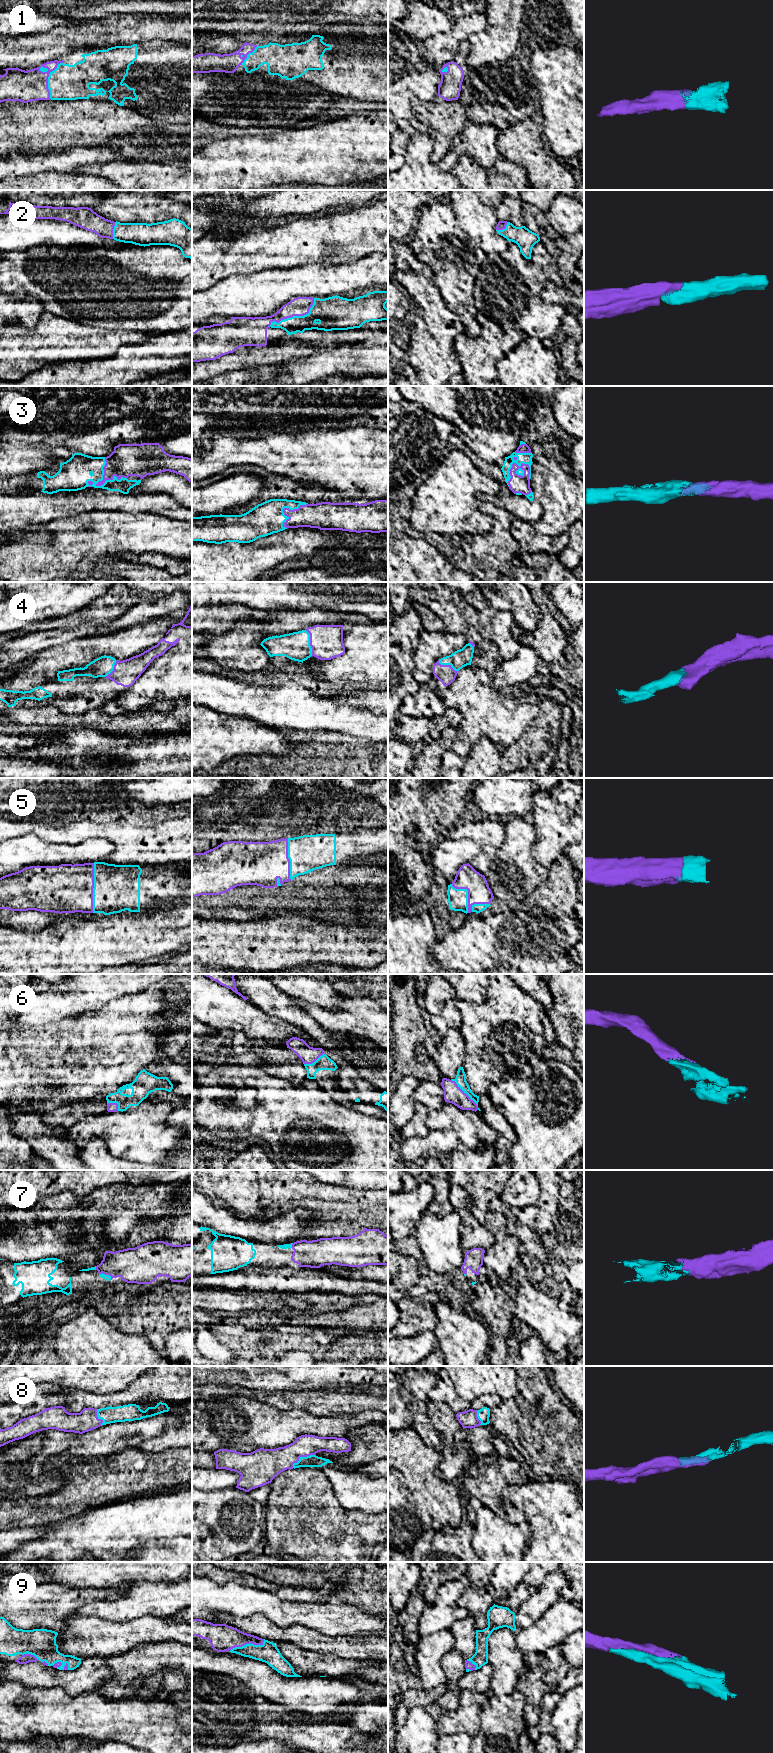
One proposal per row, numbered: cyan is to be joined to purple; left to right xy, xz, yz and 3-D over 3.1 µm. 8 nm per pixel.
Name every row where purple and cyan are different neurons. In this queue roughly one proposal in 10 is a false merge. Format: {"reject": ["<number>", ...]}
{"reject": []}

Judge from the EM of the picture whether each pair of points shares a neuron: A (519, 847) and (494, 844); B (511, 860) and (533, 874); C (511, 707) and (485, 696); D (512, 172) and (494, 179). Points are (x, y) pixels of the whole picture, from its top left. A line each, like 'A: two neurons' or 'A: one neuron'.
A: two neurons
B: one neuron
C: one neuron
D: one neuron

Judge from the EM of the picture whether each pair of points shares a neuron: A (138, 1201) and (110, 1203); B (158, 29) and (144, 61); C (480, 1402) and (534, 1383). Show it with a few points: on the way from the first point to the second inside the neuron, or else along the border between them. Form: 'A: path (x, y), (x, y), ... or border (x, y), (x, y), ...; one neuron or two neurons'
A: path (131, 1201), (117, 1201); one neuron
B: border (160, 39), (151, 39), (139, 43); two neurons
C: border (502, 1400), (490, 1410); two neurons

